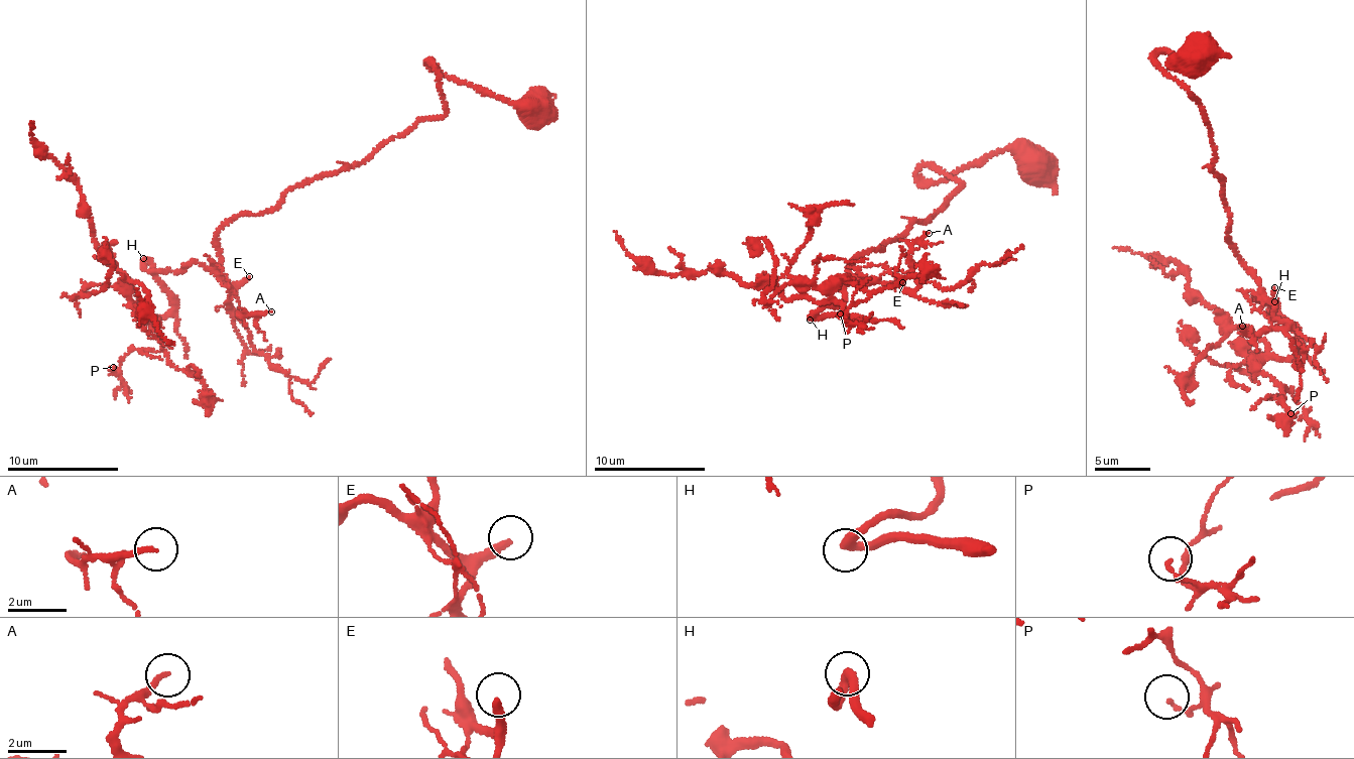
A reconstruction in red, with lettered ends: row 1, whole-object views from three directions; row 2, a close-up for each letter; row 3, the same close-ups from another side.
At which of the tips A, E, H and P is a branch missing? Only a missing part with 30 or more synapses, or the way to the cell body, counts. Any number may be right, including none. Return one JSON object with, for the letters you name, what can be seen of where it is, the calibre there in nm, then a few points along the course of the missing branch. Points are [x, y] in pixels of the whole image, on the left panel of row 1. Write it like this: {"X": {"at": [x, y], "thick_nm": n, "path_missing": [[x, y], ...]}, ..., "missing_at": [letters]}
{"E": {"at": [249, 276], "thick_nm": 280, "path_missing": [[249, 276], [270, 271], [289, 252], [282, 232], [244, 205], [243, 199], [262, 191], [271, 200], [266, 197]]}, "missing_at": ["E"]}

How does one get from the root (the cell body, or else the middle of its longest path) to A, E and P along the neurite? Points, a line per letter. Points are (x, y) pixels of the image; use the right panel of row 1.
A: (1196, 54), (1155, 64), (1198, 100), (1227, 238), (1271, 325), (1242, 326)
E: (1196, 54), (1155, 64), (1198, 100), (1227, 238), (1259, 293), (1274, 287)
P: (1196, 54), (1155, 64), (1198, 100), (1227, 238), (1296, 335), (1258, 367), (1290, 413)

